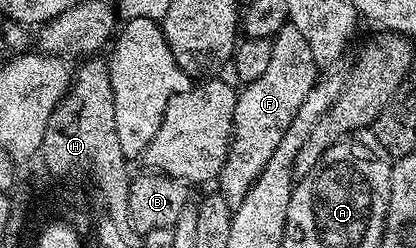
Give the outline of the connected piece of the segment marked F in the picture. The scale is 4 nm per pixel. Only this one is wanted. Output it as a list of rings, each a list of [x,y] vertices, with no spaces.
[[[289,22],[271,40],[273,55],[269,58],[269,66],[265,74],[257,78],[257,82],[246,85],[236,95],[233,110],[233,130],[229,154],[225,158],[225,166],[217,177],[218,191],[231,201],[239,204],[253,186],[253,182],[265,170],[265,162],[269,162],[273,150],[285,138],[285,130],[289,130],[289,122],[297,118],[297,110],[301,110],[301,102],[309,98],[309,90],[313,90],[316,80],[320,79],[321,69],[315,63],[313,50],[309,50],[309,42],[301,35],[301,30]]]

